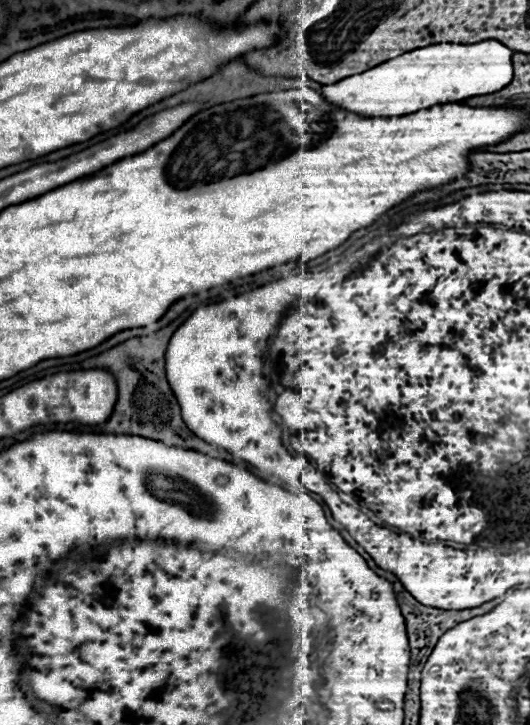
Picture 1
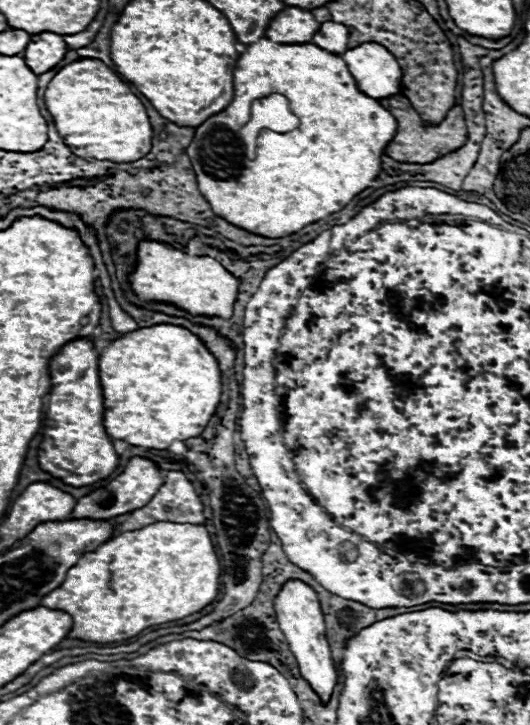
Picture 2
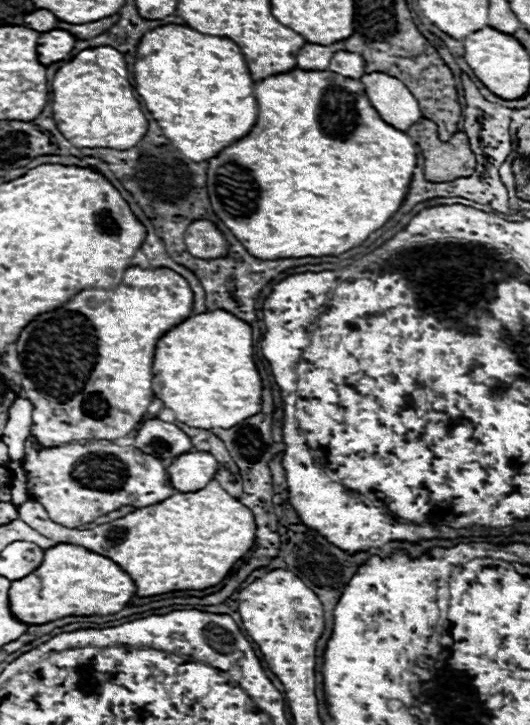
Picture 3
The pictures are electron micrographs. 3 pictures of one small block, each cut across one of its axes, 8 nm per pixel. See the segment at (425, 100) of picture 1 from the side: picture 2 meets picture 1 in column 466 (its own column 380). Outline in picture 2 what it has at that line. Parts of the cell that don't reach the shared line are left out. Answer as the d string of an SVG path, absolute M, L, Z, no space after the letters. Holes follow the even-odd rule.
M360 44L342 54L358 88L370 98L388 98L400 92L402 70L396 58L380 44Z

